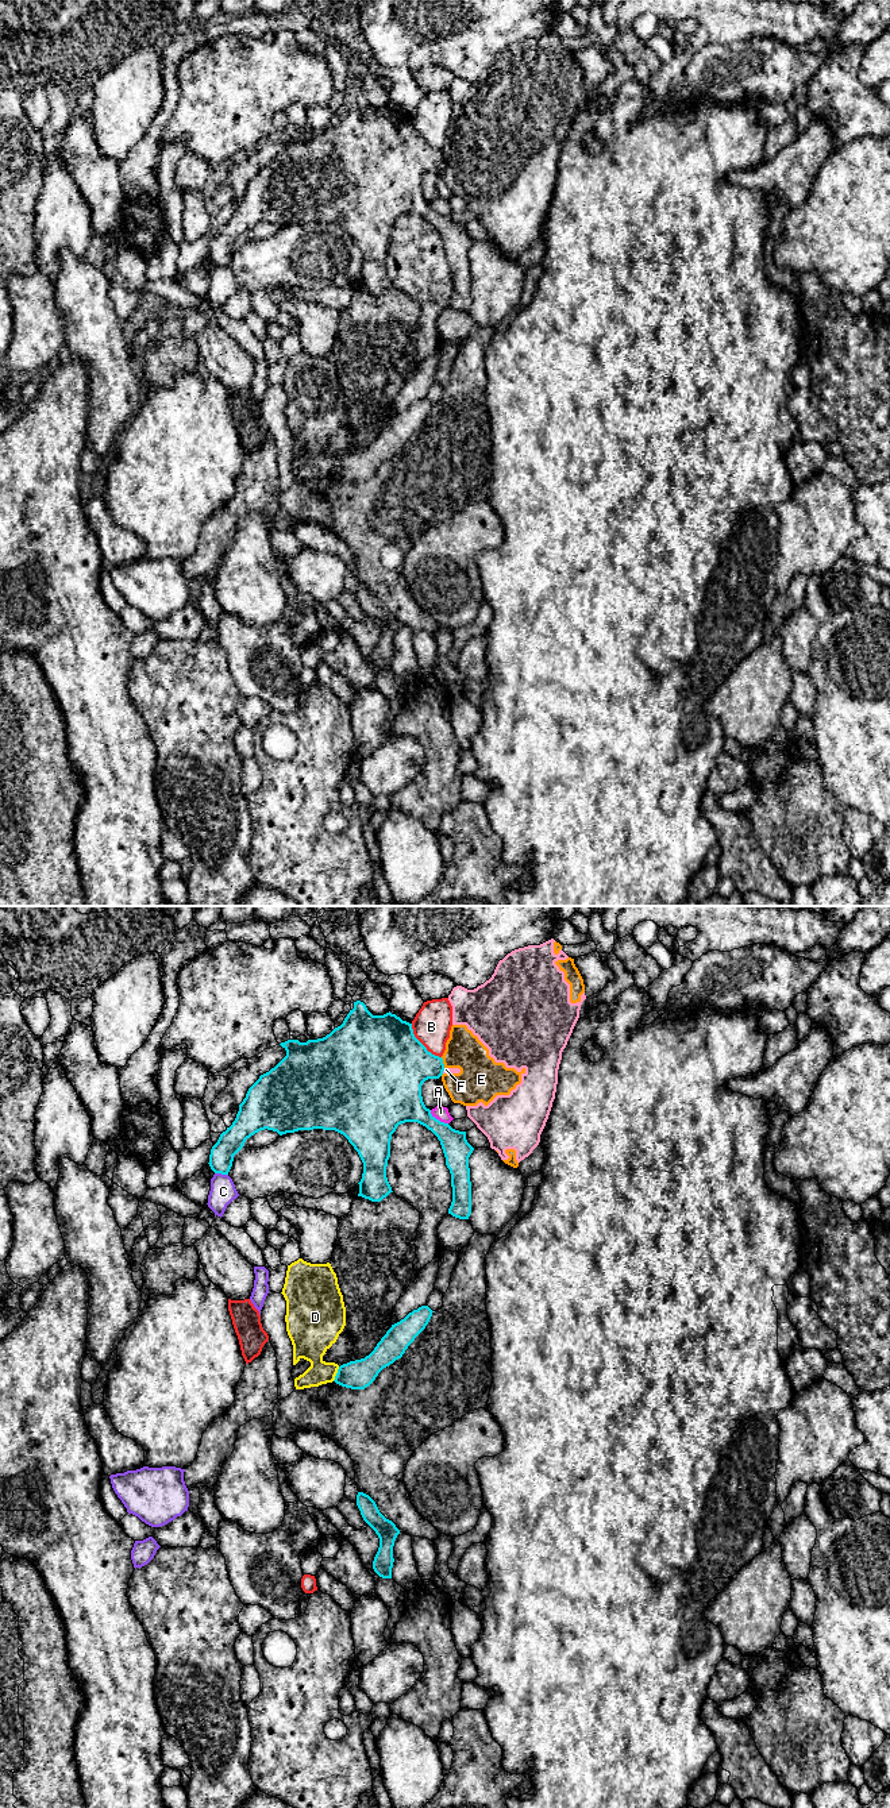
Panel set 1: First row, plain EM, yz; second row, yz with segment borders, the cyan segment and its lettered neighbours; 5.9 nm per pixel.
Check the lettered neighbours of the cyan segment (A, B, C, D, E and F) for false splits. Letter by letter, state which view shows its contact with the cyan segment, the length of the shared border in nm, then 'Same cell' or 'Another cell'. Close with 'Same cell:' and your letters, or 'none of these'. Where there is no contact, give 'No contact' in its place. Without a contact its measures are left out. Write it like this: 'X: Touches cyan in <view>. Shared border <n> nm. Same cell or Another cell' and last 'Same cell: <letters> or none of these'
A: Touches cyan in yz. Shared border 140 nm. Another cell
B: Touches cyan in yz. Shared border 280 nm. Another cell
C: Touches cyan in yz. Shared border 80 nm. Another cell
D: Touches cyan in yz. Shared border 100 nm. Another cell
E: Touches cyan in yz. Shared border 70 nm. Another cell
F: Touches cyan in yz. Shared border 40 nm. Another cell
Same cell: none of these

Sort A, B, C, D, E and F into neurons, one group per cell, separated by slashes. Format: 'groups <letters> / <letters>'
groups A / B / C / D / E F

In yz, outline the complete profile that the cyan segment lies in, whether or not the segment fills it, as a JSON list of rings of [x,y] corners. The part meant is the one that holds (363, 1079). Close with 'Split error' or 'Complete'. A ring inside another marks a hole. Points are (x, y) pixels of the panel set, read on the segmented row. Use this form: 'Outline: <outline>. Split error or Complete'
Outline: [[[357,1001],[343,1023],[325,1037],[307,1042],[288,1040],[280,1045],[286,1056],[248,1088],[235,1121],[212,1146],[208,1164],[215,1173],[228,1175],[234,1156],[247,1138],[261,1130],[273,1130],[280,1136],[298,1130],[335,1130],[348,1140],[363,1163],[358,1196],[381,1202],[393,1192],[386,1177],[392,1134],[401,1123],[417,1122],[440,1141],[451,1173],[452,1202],[448,1214],[469,1219],[469,1157],[474,1148],[467,1142],[466,1132],[440,1122],[425,1107],[421,1086],[428,1079],[439,1079],[444,1064],[442,1057],[428,1052],[415,1037],[412,1023],[390,1011],[373,1015],[363,1002]]]. Complete

